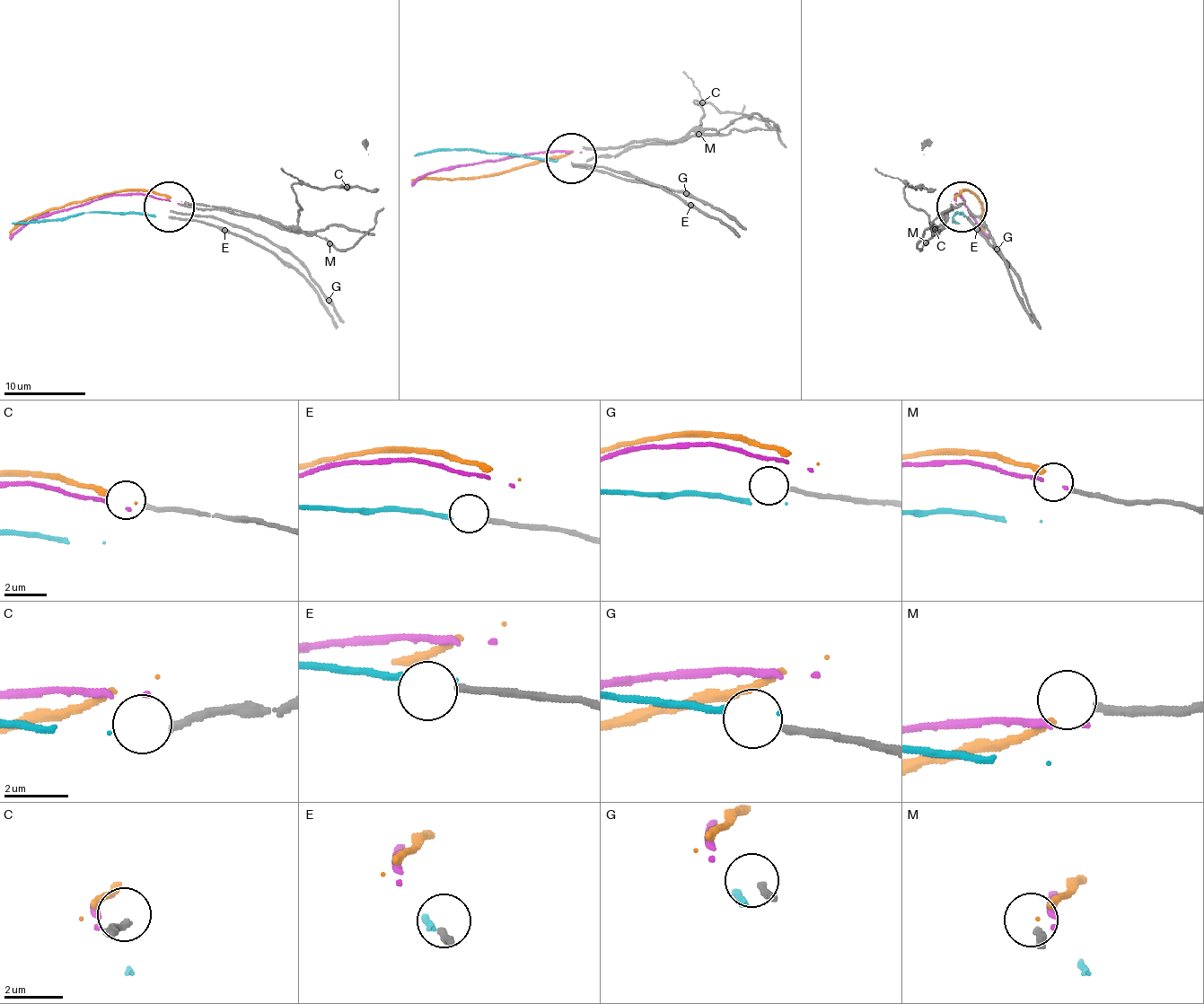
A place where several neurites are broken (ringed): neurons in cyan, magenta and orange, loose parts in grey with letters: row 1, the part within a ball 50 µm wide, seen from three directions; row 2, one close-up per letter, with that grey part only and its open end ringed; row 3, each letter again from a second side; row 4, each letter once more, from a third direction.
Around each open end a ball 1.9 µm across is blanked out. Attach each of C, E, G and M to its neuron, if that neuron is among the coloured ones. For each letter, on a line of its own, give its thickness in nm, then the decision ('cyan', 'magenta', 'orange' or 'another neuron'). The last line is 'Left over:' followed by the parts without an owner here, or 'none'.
C: 220 nm | another neuron
E: 240 nm | cyan
G: 200 nm | another neuron
M: 200 nm | another neuron
Left over: C, G, M

